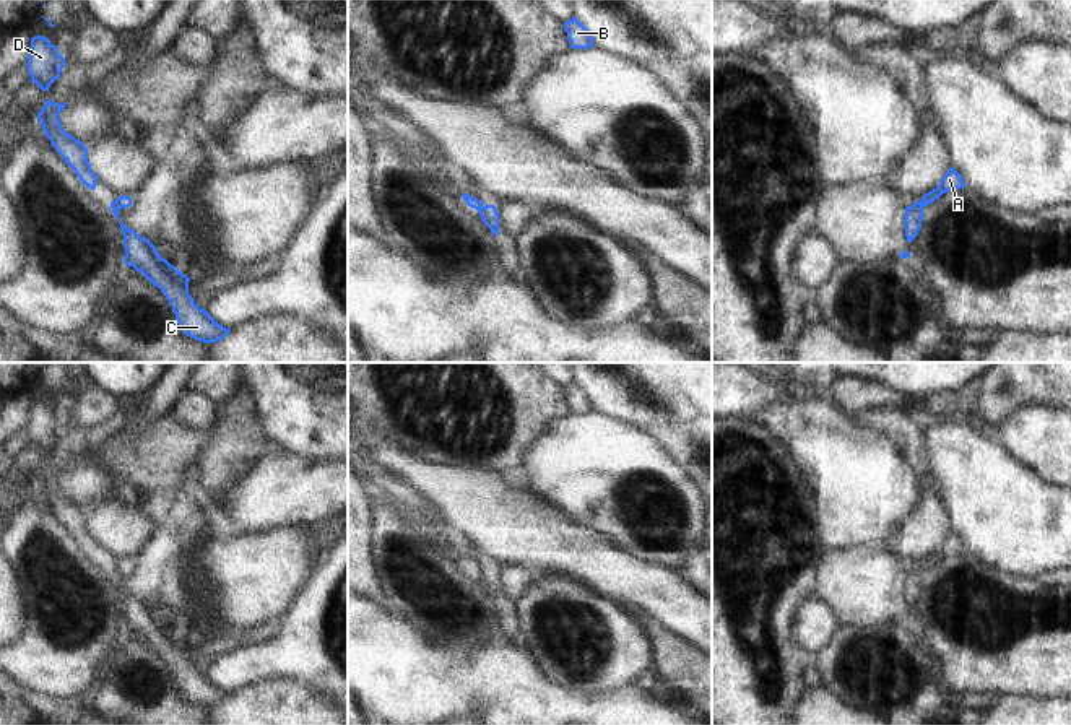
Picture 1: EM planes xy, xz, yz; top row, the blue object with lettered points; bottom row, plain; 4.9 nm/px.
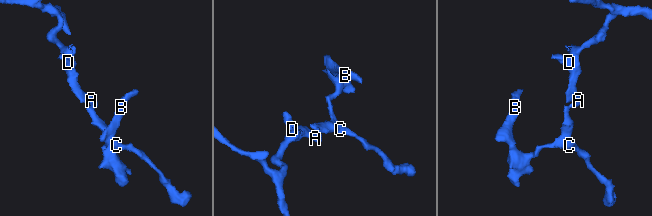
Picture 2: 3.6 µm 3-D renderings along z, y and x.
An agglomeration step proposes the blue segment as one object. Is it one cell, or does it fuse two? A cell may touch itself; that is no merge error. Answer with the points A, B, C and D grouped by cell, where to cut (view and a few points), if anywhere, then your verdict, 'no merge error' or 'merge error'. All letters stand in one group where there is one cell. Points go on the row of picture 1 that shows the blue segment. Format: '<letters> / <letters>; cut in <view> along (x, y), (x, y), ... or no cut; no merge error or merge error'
A B C D; no cut; no merge error

